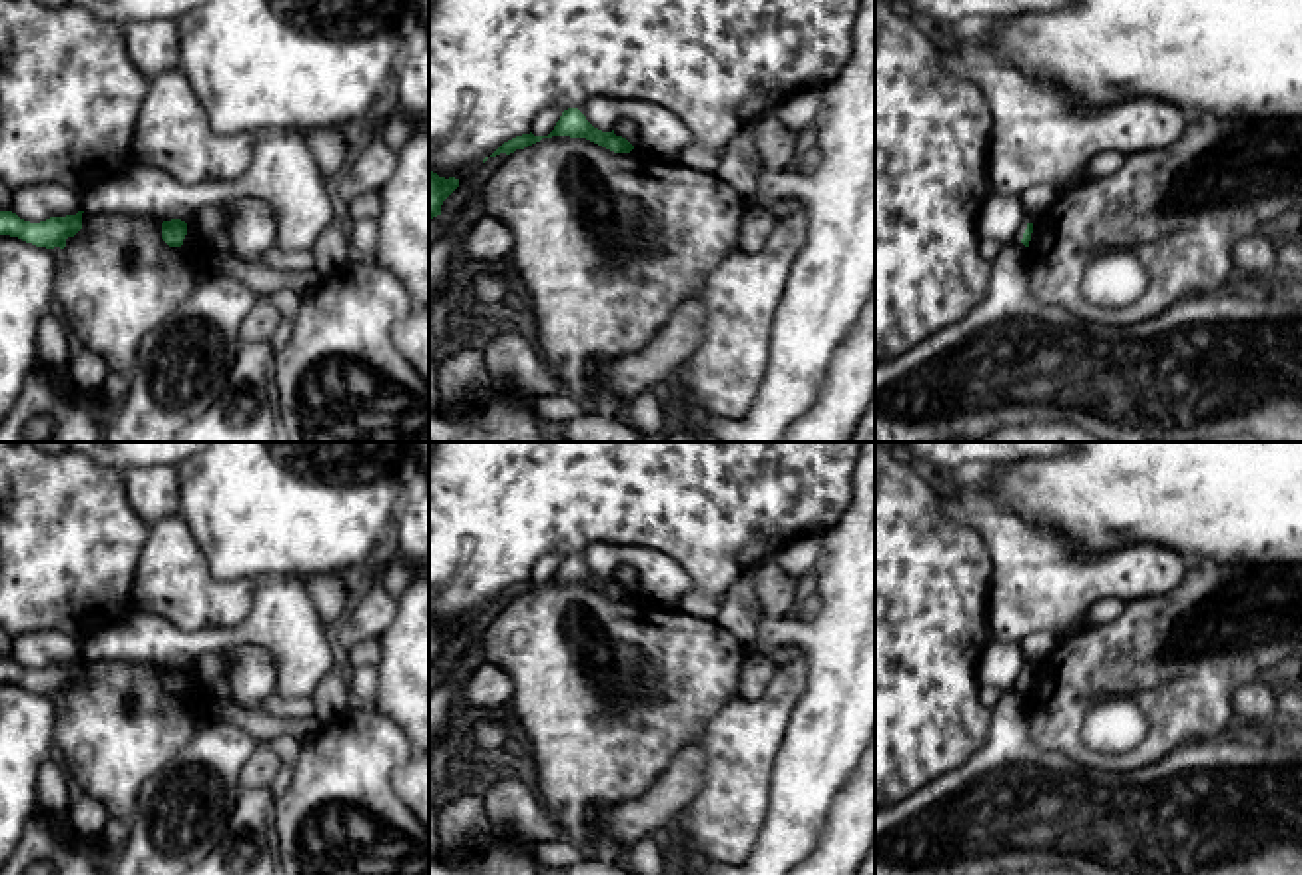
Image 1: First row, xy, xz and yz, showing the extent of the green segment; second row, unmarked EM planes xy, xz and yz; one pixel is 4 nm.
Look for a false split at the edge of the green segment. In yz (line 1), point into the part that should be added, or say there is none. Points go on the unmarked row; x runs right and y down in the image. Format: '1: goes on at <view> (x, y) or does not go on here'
1: does not go on here

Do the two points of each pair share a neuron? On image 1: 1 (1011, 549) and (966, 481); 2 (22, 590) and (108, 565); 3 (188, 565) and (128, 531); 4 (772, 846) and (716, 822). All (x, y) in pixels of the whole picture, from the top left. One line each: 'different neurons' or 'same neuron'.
1: different neurons
2: same neuron
3: different neurons
4: different neurons

